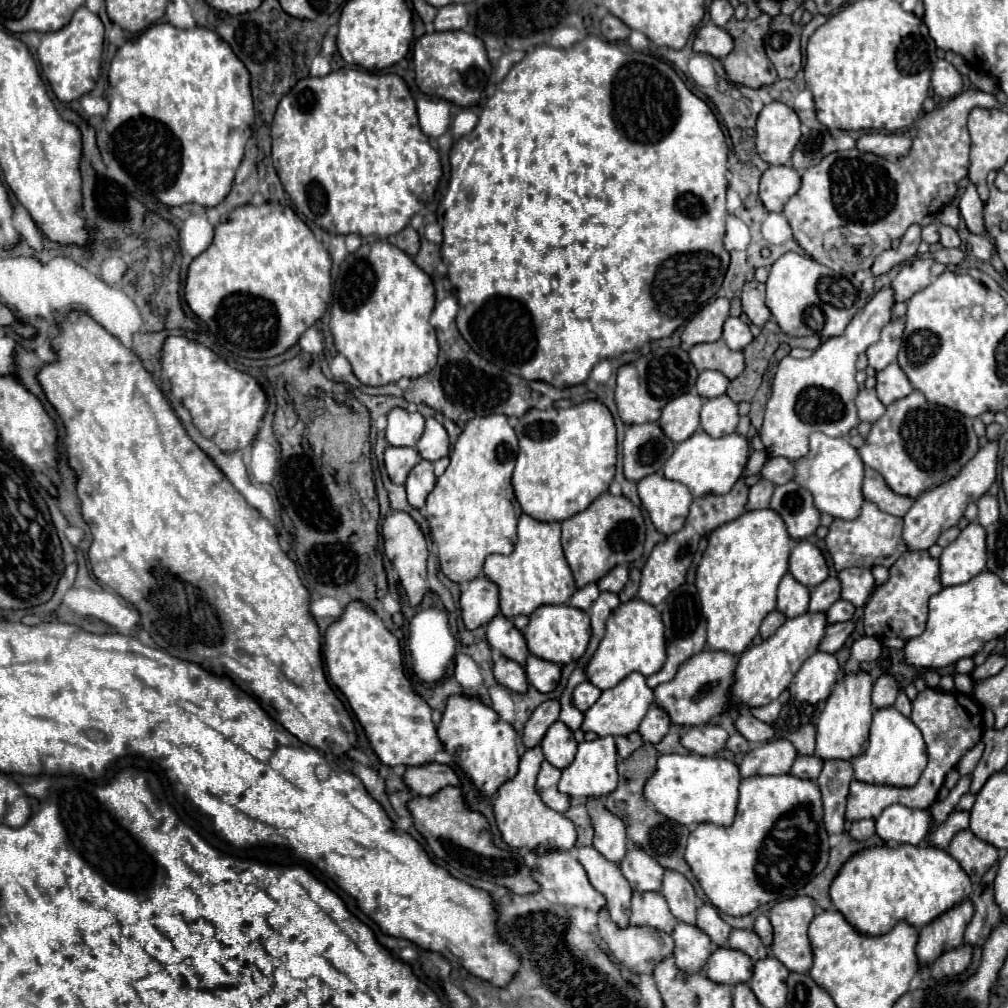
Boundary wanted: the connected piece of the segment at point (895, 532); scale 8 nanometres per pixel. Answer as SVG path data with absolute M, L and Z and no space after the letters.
M864 502L862 514L852 522L836 518L828 530L826 548L832 556L834 568L838 572L852 568L852 566L890 568L898 560L898 556L908 550L906 542L902 540L902 518L896 518L896 516L890 516L890 514L878 510L878 506L874 506L874 502Z

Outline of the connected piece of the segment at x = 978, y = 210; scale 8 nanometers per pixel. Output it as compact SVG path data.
M968 184L966 194L960 198L960 216L972 234L984 234L984 204L974 184Z

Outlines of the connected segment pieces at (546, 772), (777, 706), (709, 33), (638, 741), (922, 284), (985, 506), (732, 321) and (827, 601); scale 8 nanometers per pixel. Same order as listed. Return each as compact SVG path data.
M542 762L540 772L538 772L538 780L536 780L536 790L542 796L542 800L546 802L546 806L550 806L556 812L566 812L570 808L570 798L566 798L566 794L562 794L558 790L558 778L560 778L560 770L556 766L552 766L550 762Z
M782 694L780 698L776 698L774 702L770 702L770 704L766 704L766 706L748 708L748 712L750 712L752 716L756 716L758 720L766 722L766 724L774 724L776 718L778 718L778 714L780 714L780 710L782 710L782 706L788 702L788 698L790 698L788 694Z
M706 24L696 32L694 52L704 52L714 58L726 58L726 54L730 54L732 48L734 48L734 40L720 26Z
M632 732L632 734L628 734L628 736L618 736L618 738L616 738L618 756L620 756L620 758L626 758L626 756L630 756L636 748L640 748L642 744L644 744L644 740L642 740L642 736L640 736L638 732Z
M914 260L910 264L906 264L898 276L892 280L892 288L894 288L894 300L908 300L910 296L914 296L916 292L920 292L922 288L926 288L932 282L930 276L930 266L934 264L934 260Z
M984 494L978 500L978 524L988 526L996 520L998 520L998 498L990 496L990 494Z
M728 318L724 322L724 334L722 334L724 342L728 344L730 350L742 350L744 346L748 346L752 342L752 332L748 328L748 324L740 318Z
M836 576L826 578L826 582L810 590L810 612L828 610L836 600L840 600L840 592L842 592L842 586L838 586L838 578Z

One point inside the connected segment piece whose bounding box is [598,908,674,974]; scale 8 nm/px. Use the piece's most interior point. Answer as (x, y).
(640, 948)

